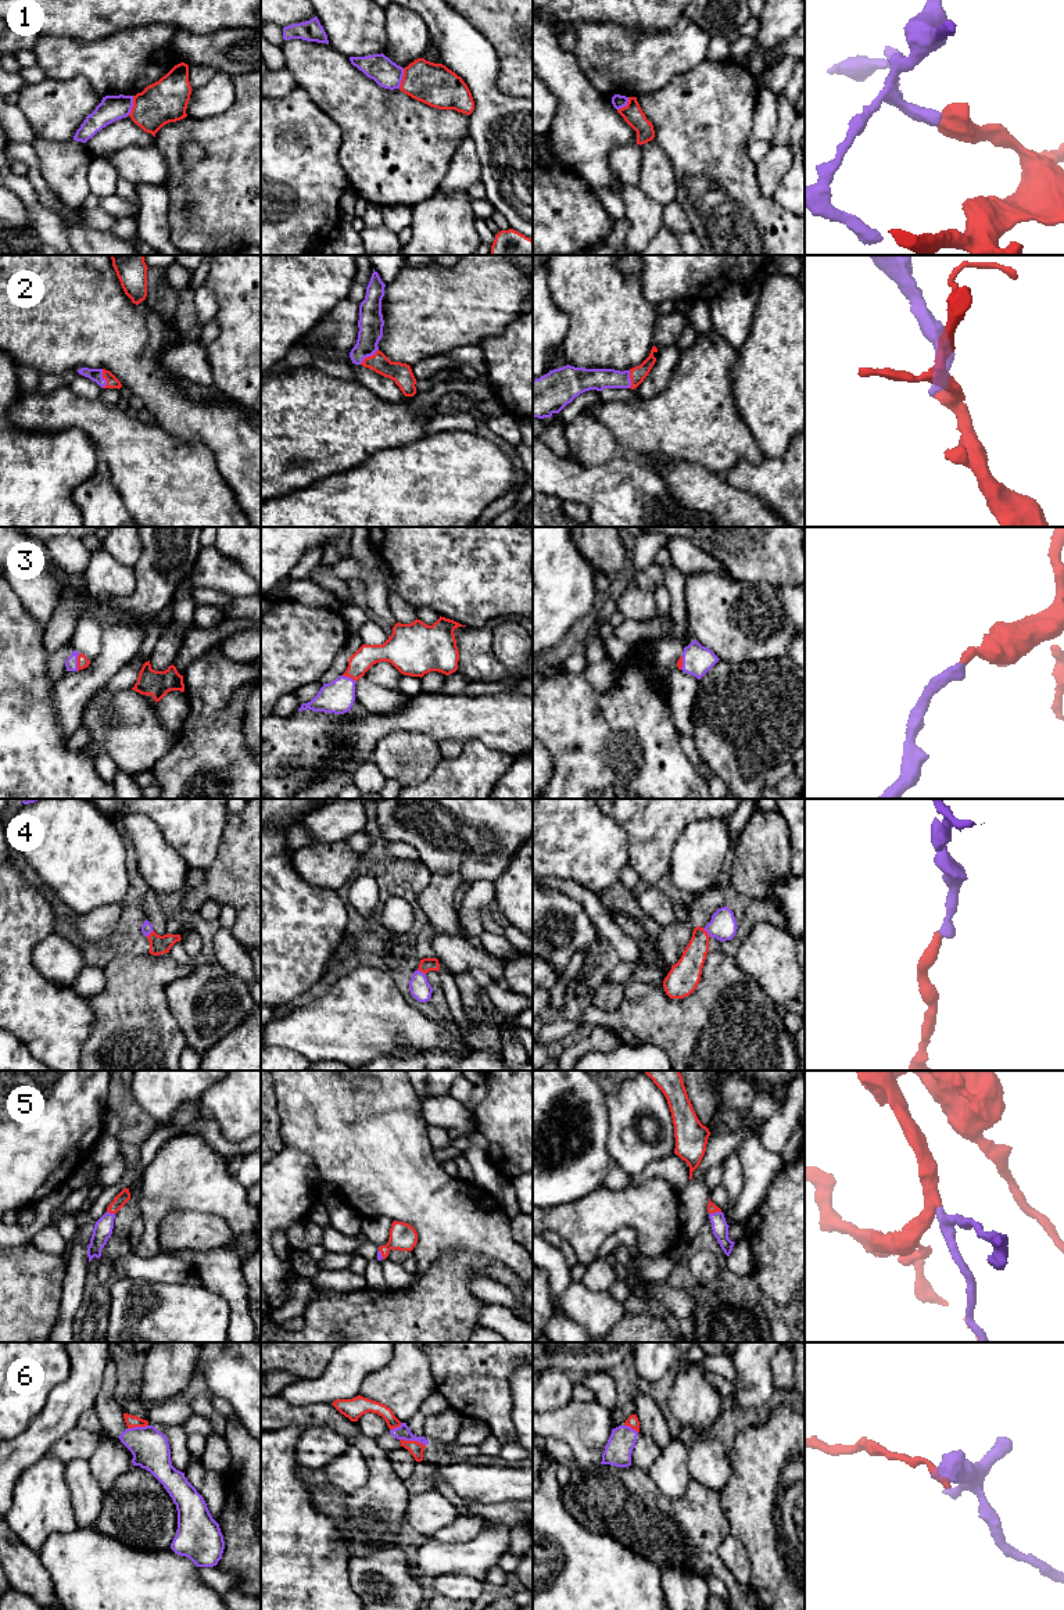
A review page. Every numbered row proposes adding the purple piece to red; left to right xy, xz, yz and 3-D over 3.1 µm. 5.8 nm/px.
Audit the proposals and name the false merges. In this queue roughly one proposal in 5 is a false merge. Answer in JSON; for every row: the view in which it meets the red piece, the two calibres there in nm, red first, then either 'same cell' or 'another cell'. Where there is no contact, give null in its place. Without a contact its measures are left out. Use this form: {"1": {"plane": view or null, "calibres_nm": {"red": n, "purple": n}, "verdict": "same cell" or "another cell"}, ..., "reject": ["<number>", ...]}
{"1": {"plane": "xz", "calibres_nm": {"red": 240, "purple": 160}, "verdict": "another cell"}, "2": {"plane": "xy", "calibres_nm": {"red": 70, "purple": 80}, "verdict": "same cell"}, "3": {"plane": "xy", "calibres_nm": {"red": 60, "purple": 70}, "verdict": "same cell"}, "4": {"plane": "yz", "calibres_nm": {"red": 160, "purple": 160}, "verdict": "same cell"}, "5": {"plane": "xy", "calibres_nm": {"red": 70, "purple": 110}, "verdict": "same cell"}, "6": {"plane": "xz", "calibres_nm": {"red": 80, "purple": 80}, "verdict": "another cell"}, "reject": ["1", "6"]}

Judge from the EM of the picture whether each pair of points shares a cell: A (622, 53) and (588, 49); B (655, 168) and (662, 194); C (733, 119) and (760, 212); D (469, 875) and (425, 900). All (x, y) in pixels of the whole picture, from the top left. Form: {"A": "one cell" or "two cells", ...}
{"A": "one cell", "B": "one cell", "C": "one cell", "D": "two cells"}

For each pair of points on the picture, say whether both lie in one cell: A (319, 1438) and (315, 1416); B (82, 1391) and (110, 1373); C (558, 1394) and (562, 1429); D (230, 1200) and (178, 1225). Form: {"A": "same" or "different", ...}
{"A": "different", "B": "different", "C": "different", "D": "different"}

